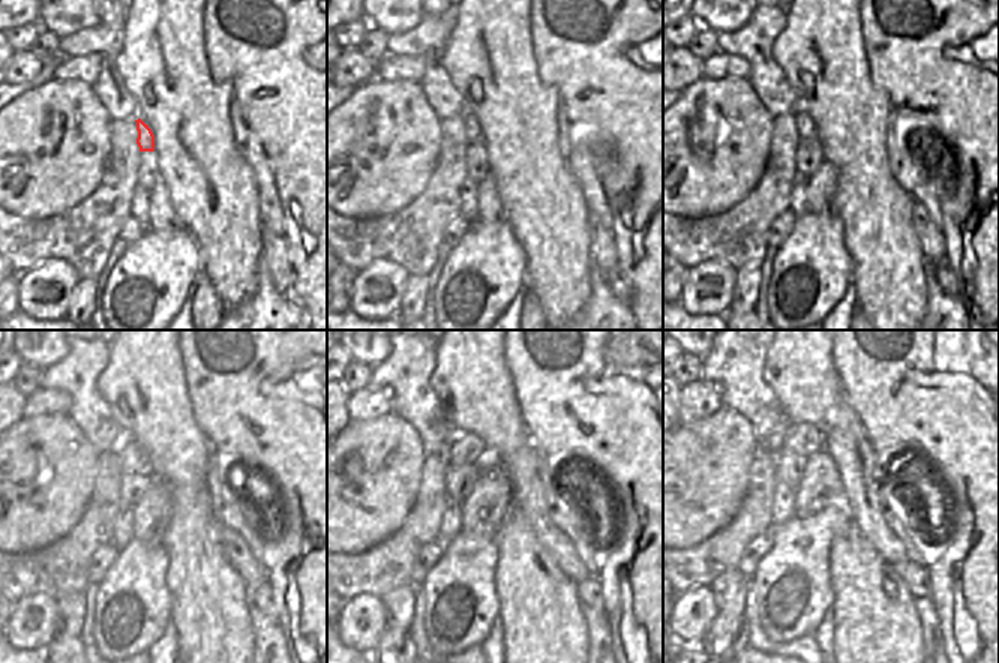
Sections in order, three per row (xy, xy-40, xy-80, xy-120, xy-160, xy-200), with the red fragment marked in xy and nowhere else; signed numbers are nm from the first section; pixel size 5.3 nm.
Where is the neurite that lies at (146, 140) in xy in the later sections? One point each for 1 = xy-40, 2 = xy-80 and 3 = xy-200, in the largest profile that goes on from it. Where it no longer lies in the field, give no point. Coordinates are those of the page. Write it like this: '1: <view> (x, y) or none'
1: xy-40 (471, 126)
2: xy-80 (806, 128)
3: xy-200 (803, 440)

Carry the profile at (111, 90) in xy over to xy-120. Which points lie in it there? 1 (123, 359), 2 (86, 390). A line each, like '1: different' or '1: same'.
1: different
2: same

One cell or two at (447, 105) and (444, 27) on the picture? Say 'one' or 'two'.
one

